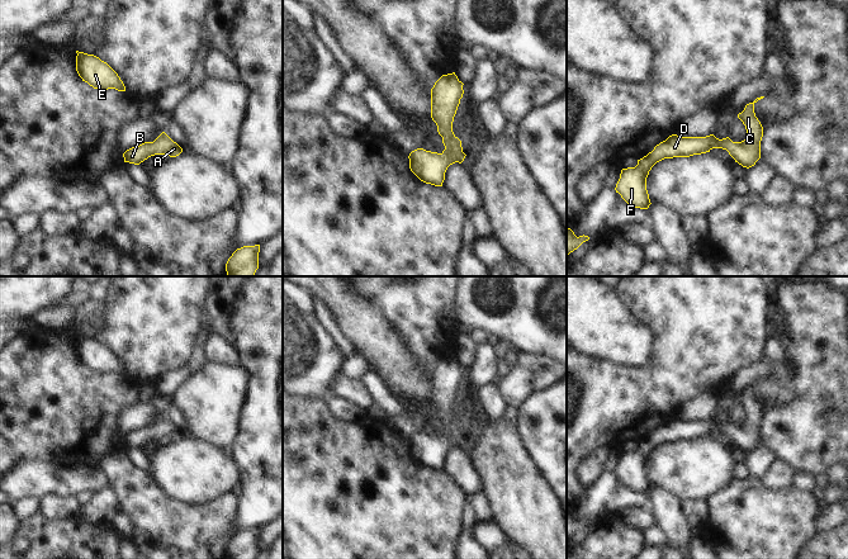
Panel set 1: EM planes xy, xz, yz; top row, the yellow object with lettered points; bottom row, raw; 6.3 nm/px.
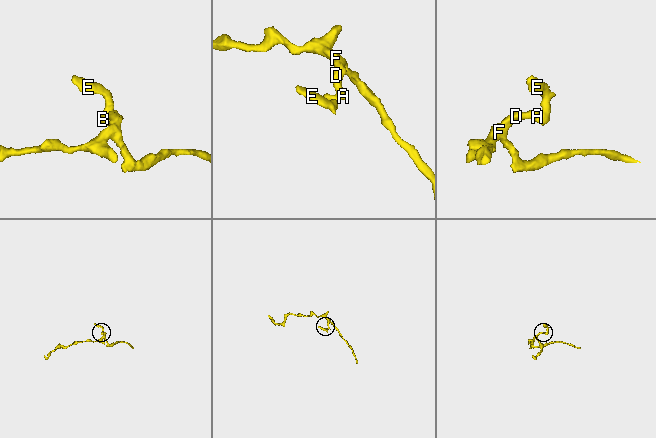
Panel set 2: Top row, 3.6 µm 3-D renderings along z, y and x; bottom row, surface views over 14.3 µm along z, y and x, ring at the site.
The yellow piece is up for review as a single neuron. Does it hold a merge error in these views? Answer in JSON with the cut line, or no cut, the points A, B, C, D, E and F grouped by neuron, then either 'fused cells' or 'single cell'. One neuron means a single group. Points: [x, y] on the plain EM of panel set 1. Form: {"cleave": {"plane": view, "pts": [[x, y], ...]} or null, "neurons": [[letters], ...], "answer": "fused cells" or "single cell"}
{"cleave": null, "neurons": [["A", "B", "C", "D", "E", "F"]], "answer": "single cell"}

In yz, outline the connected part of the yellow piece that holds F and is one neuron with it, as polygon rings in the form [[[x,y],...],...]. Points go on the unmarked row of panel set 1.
[[[764,380],[757,382],[753,387],[745,389],[738,398],[747,413],[747,421],[742,426],[733,426],[729,421],[719,423],[714,418],[706,421],[679,421],[669,420],[660,426],[643,442],[638,444],[635,451],[622,453],[616,468],[616,477],[634,492],[648,493],[650,487],[646,474],[646,461],[652,451],[664,444],[673,441],[690,441],[710,436],[712,432],[723,432],[742,449],[752,451],[761,442],[761,425],[763,411],[754,397],[754,388]]]

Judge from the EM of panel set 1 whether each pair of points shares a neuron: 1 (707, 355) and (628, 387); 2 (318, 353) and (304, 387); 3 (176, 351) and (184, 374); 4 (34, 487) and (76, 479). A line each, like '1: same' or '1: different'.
1: same
2: same
3: different
4: same

